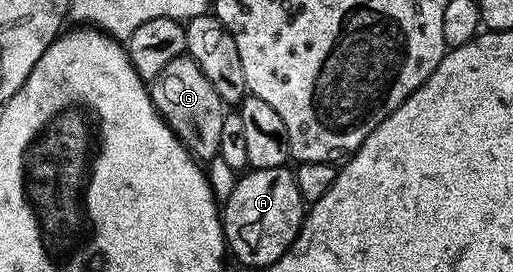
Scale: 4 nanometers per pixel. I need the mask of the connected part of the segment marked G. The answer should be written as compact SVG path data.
M189 55L173 59L150 82L151 98L163 122L179 136L179 142L191 152L191 156L200 162L210 162L219 156L221 143L221 123L225 116L223 100L213 91L213 83L205 79L205 71Z

